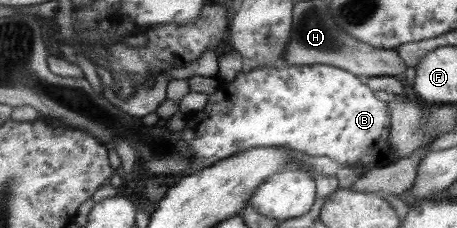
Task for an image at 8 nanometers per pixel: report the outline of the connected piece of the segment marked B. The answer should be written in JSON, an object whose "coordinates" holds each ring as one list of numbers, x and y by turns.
{"coordinates":[[313,64,279,69,263,67,237,74,229,85,220,85,216,93,209,96,202,111,186,114,186,127,179,133,193,150,192,169,189,173,211,167,229,158,241,149,257,147,287,147,303,151,309,156,327,156,343,166,356,167,363,174,373,169,385,169,400,160,397,150,389,144,391,117,388,103,379,101,367,84,363,85,356,74,340,66]]}

